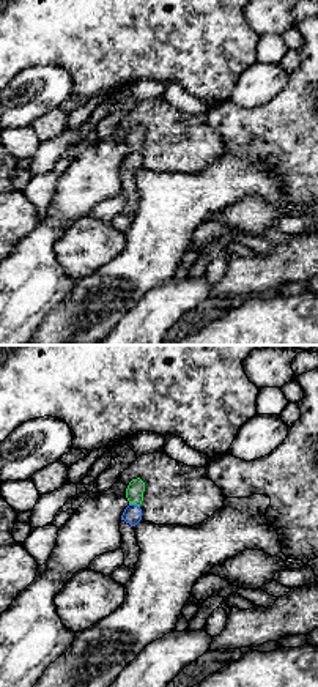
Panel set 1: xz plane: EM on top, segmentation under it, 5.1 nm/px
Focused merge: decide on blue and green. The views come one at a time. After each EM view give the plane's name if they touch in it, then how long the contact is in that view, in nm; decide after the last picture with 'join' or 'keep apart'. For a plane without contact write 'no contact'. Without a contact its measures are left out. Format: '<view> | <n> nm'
xz | 60 nm

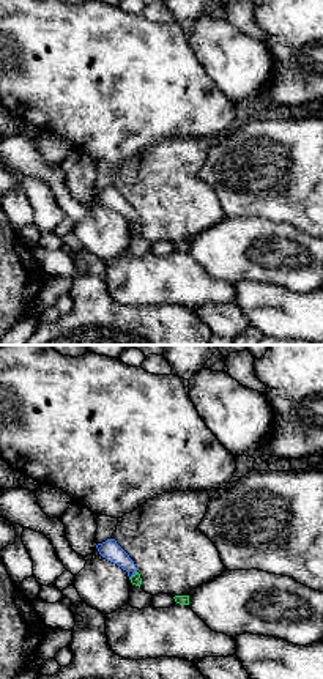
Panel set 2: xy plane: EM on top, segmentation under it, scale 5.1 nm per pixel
xy | 60 nm

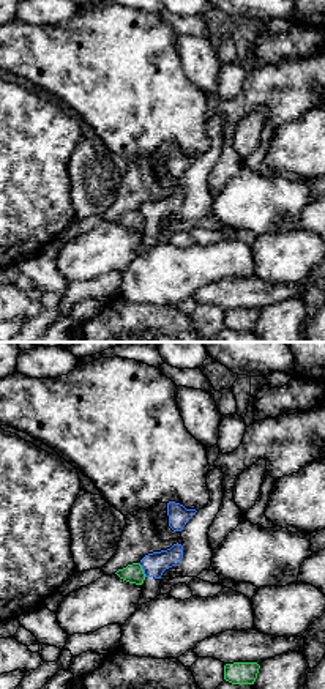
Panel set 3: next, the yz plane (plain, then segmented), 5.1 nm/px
yz | 80 nm

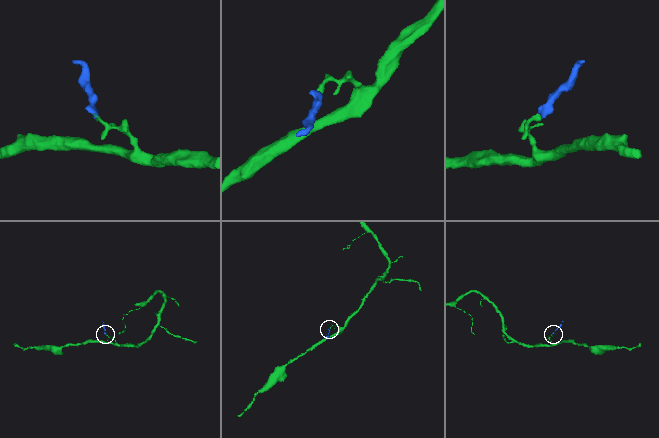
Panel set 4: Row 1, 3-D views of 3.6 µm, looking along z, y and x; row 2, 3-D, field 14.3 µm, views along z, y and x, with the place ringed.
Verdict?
keep apart

